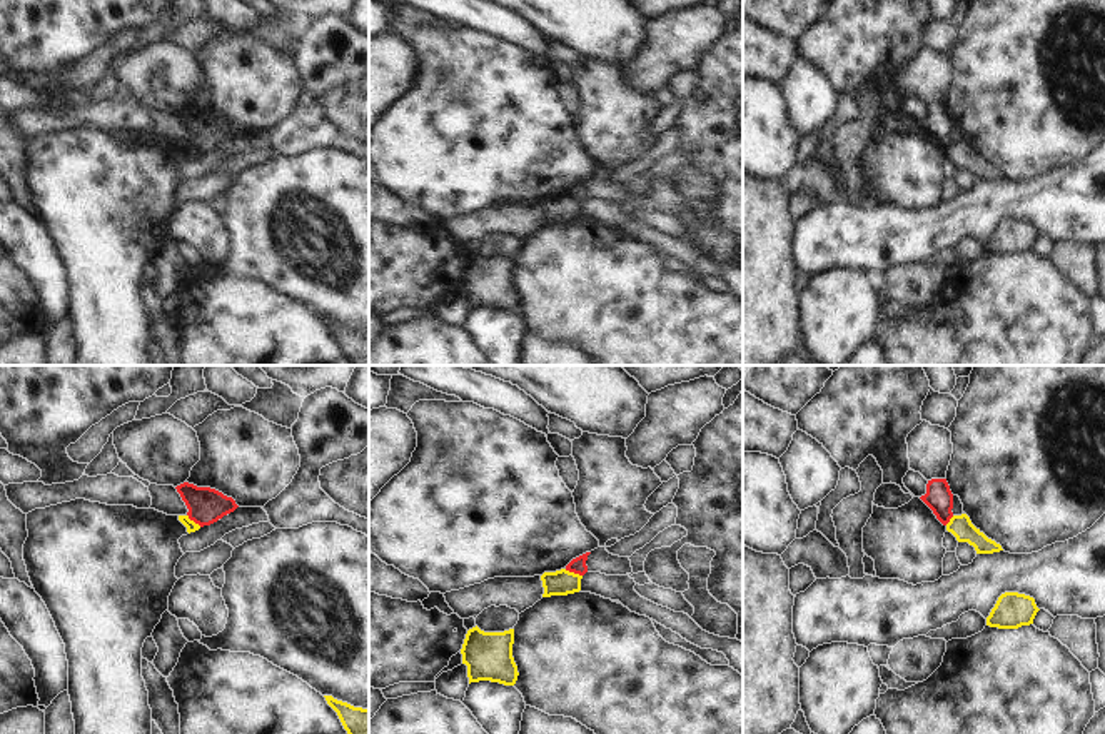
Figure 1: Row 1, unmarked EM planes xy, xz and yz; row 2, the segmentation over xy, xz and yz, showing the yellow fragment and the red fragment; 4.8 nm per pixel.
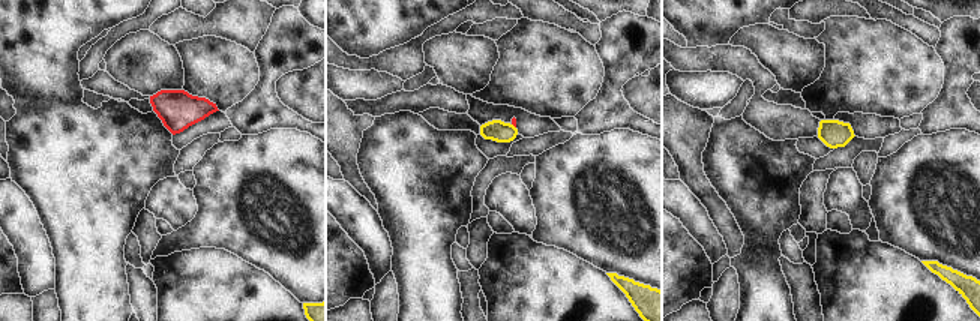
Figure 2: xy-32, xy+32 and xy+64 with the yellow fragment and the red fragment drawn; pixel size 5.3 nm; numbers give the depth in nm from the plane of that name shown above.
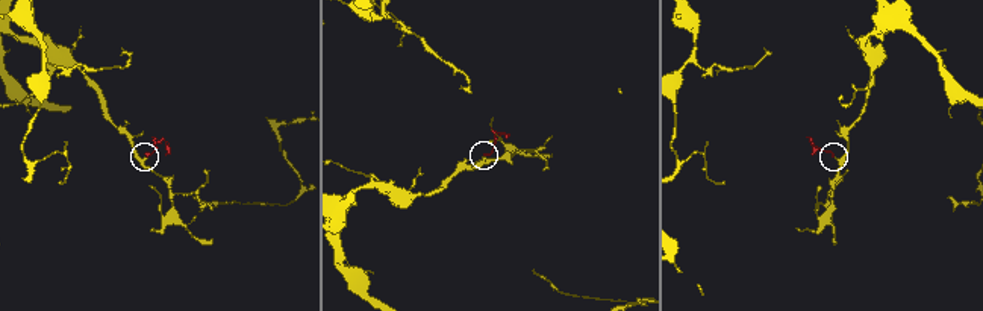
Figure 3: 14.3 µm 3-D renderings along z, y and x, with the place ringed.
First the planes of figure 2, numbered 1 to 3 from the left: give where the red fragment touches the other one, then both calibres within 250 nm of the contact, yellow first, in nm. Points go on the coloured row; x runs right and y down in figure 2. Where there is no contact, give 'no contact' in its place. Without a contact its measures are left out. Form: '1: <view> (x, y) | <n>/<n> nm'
1: no contact
2: xy+32 (514, 126) | 120/30 nm
3: no contact

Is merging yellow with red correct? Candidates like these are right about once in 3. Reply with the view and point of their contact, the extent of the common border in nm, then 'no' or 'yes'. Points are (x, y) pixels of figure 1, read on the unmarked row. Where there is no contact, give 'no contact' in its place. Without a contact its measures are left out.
xz (573, 199) | 90 nm | no

